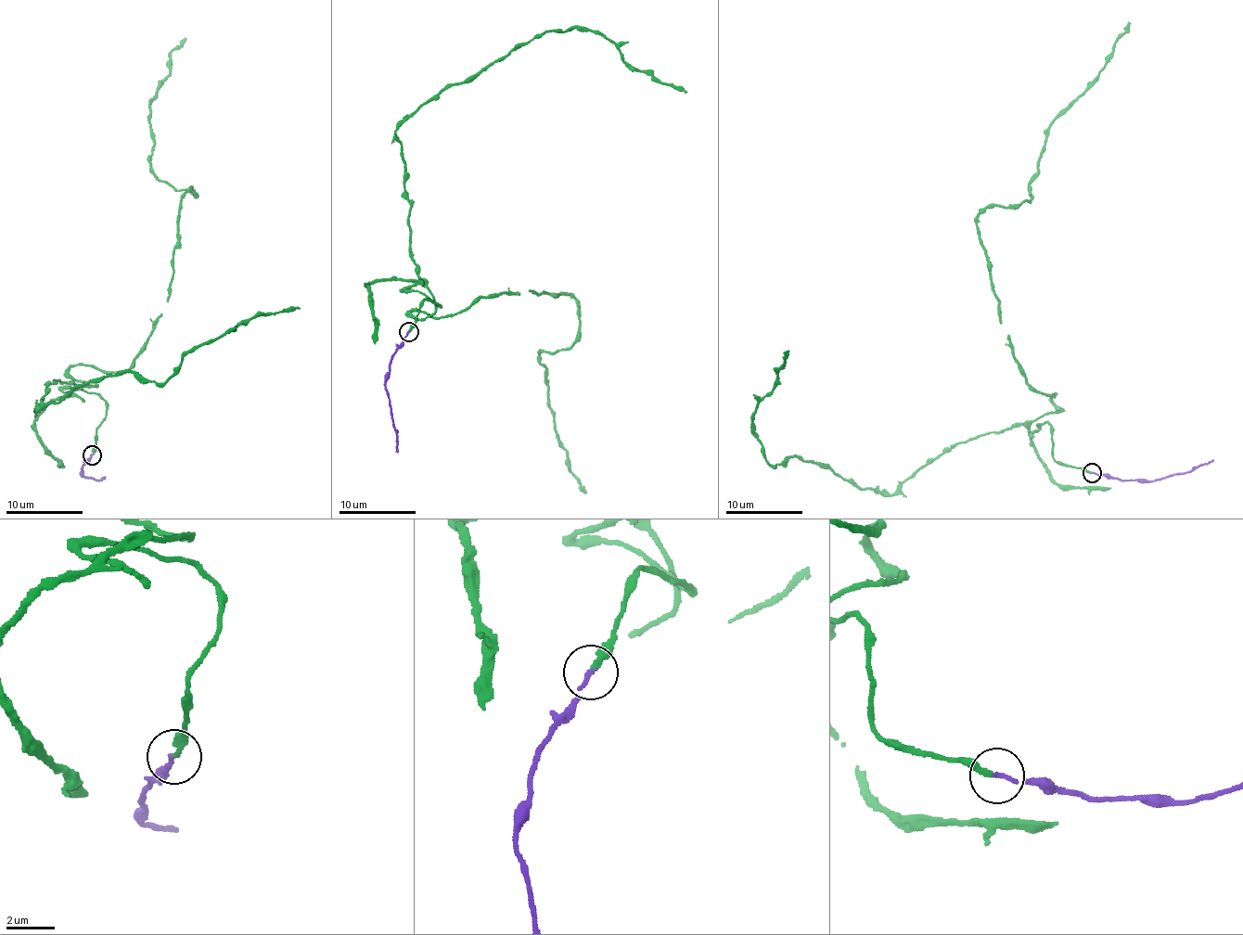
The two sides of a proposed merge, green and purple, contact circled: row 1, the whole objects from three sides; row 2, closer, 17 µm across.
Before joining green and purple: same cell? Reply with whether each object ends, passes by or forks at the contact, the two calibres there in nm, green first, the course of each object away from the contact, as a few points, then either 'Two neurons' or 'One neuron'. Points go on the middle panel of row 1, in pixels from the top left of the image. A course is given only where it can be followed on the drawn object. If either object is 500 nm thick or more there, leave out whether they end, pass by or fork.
At the ring green ends. At the ring purple ends. Thickness 220 nm (green) against 160 nm. Course of green: (408, 331), (440, 306), (421, 283), (417, 319), (570, 296), (580, 333), (540, 355), (586, 493). Course of purple: (408, 331), (404, 344), (392, 357), (386, 381), (397, 453). One neuron

